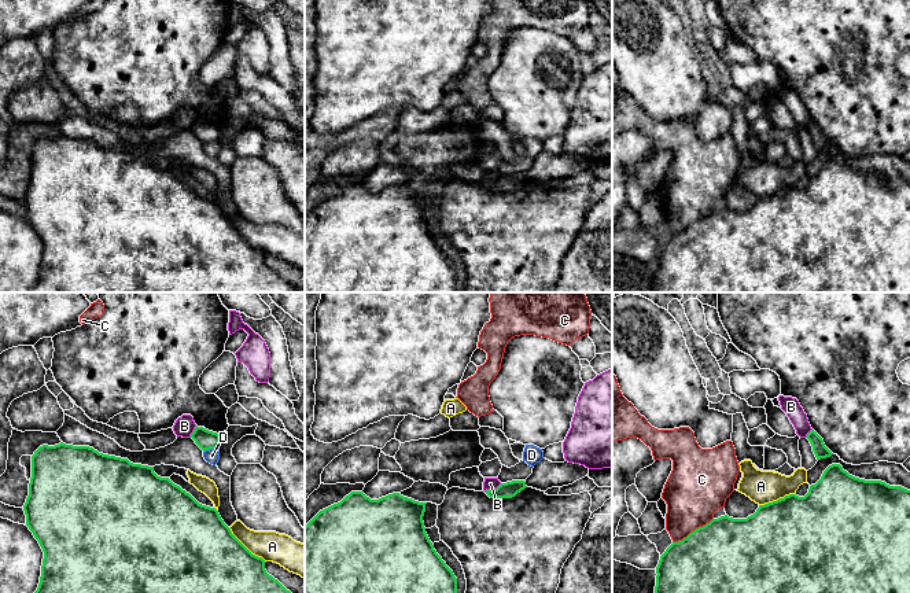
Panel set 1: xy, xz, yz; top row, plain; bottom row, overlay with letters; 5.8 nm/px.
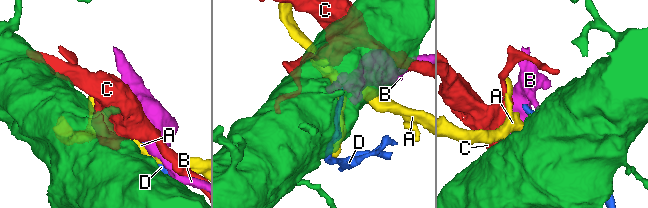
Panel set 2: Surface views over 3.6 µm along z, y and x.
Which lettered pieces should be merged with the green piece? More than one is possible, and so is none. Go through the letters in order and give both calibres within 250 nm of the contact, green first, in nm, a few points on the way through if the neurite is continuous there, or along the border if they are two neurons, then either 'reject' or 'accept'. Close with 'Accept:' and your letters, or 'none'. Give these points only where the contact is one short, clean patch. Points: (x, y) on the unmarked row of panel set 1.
A: calibres 500 and 180 nm; reject
B: calibres 100 and 80 nm; border xz (501, 176), (485, 184); reject
C: calibres 500 and 360 nm; border yz (713, 210), (673, 235); reject
D: calibres 120 and 90 nm; reject
Accept: none

